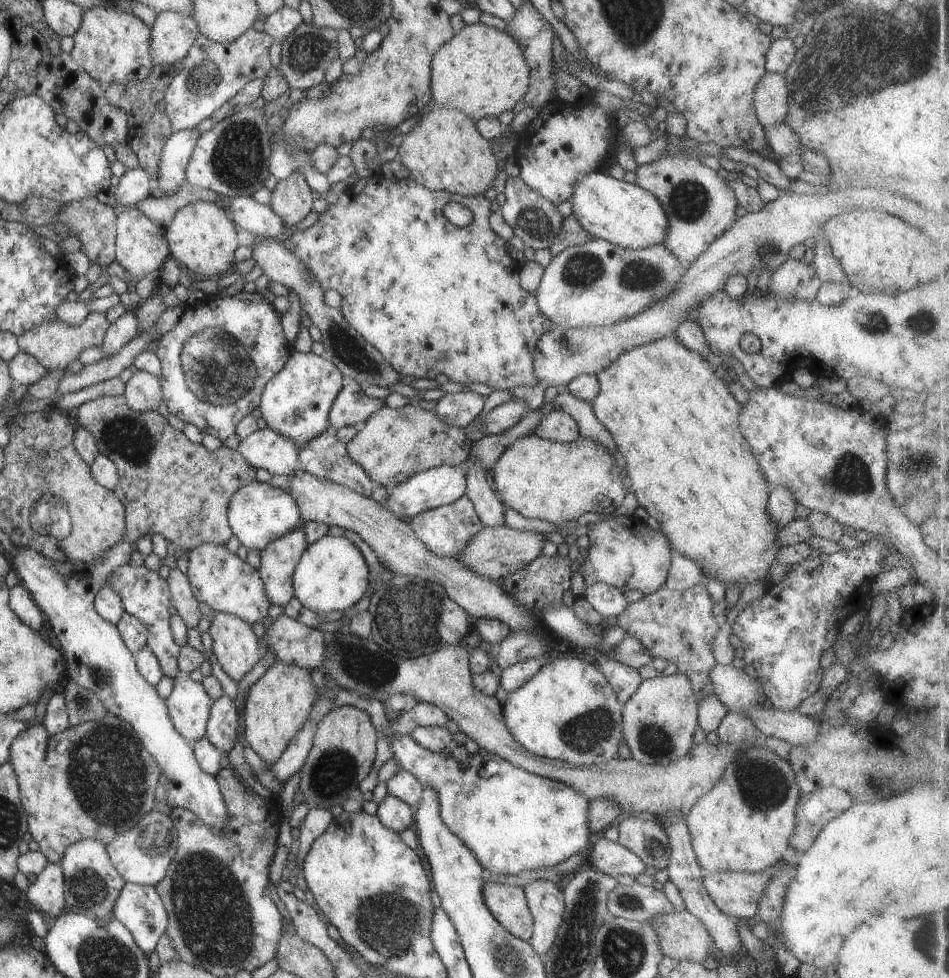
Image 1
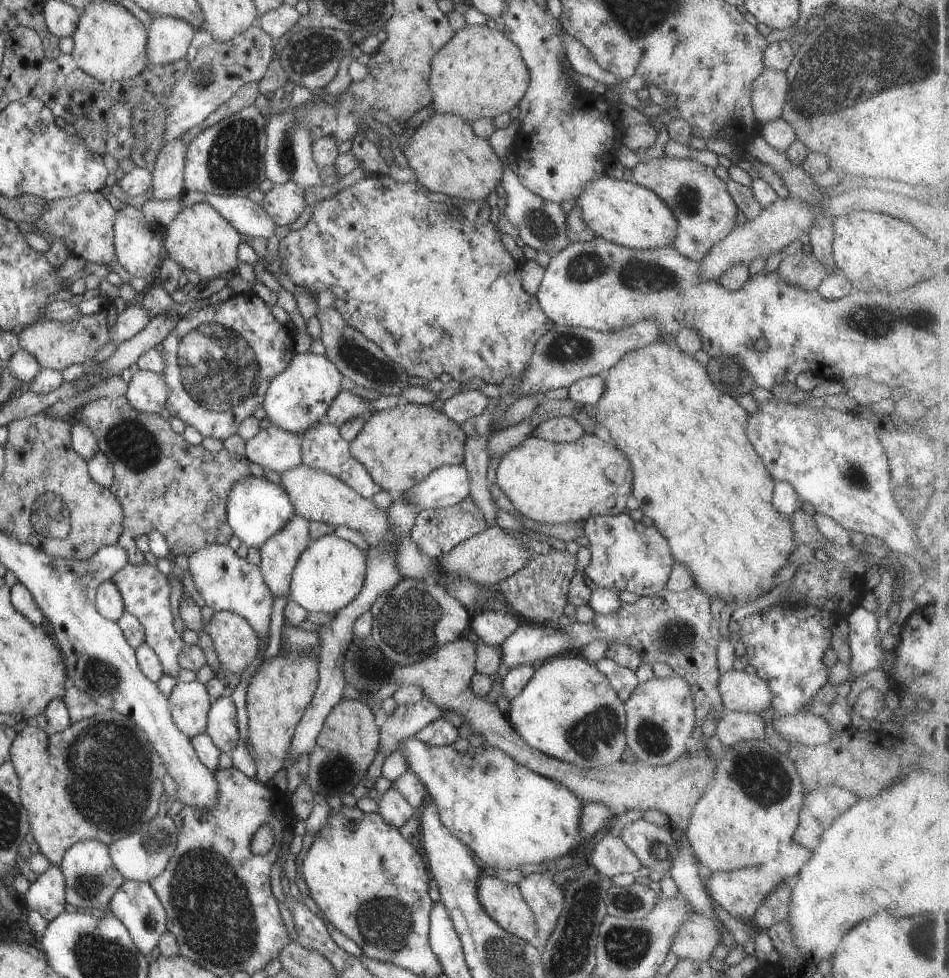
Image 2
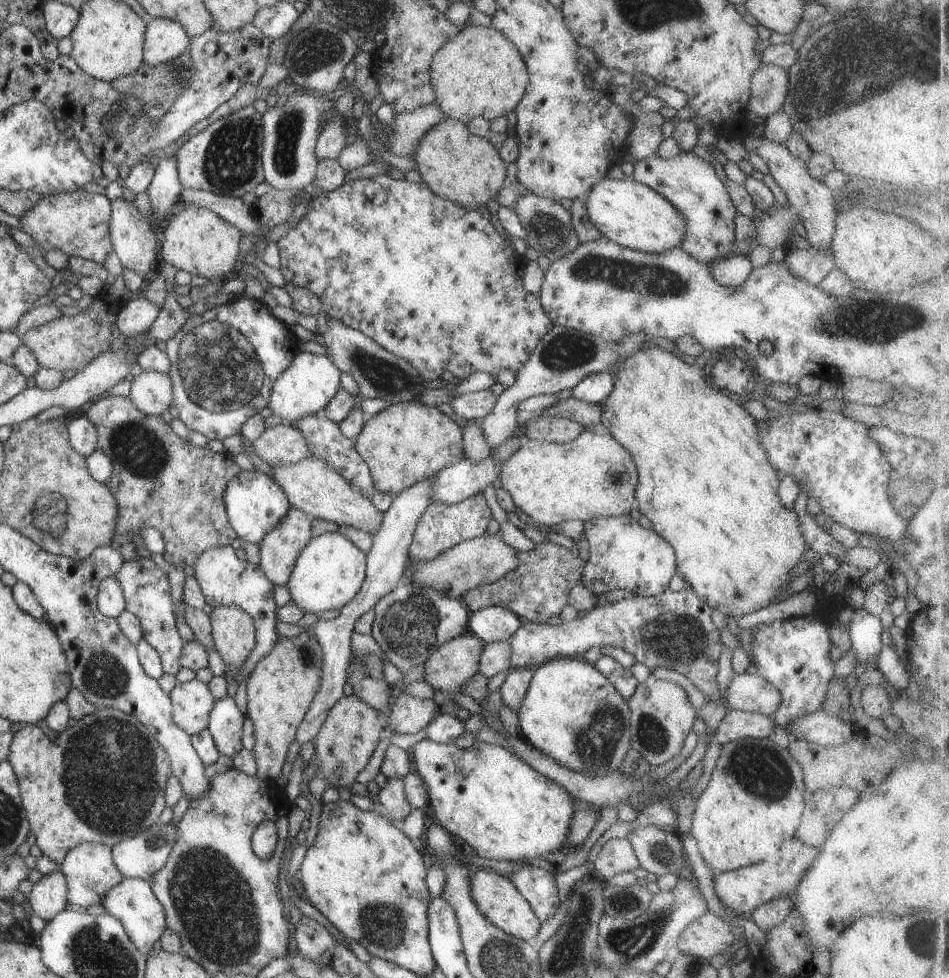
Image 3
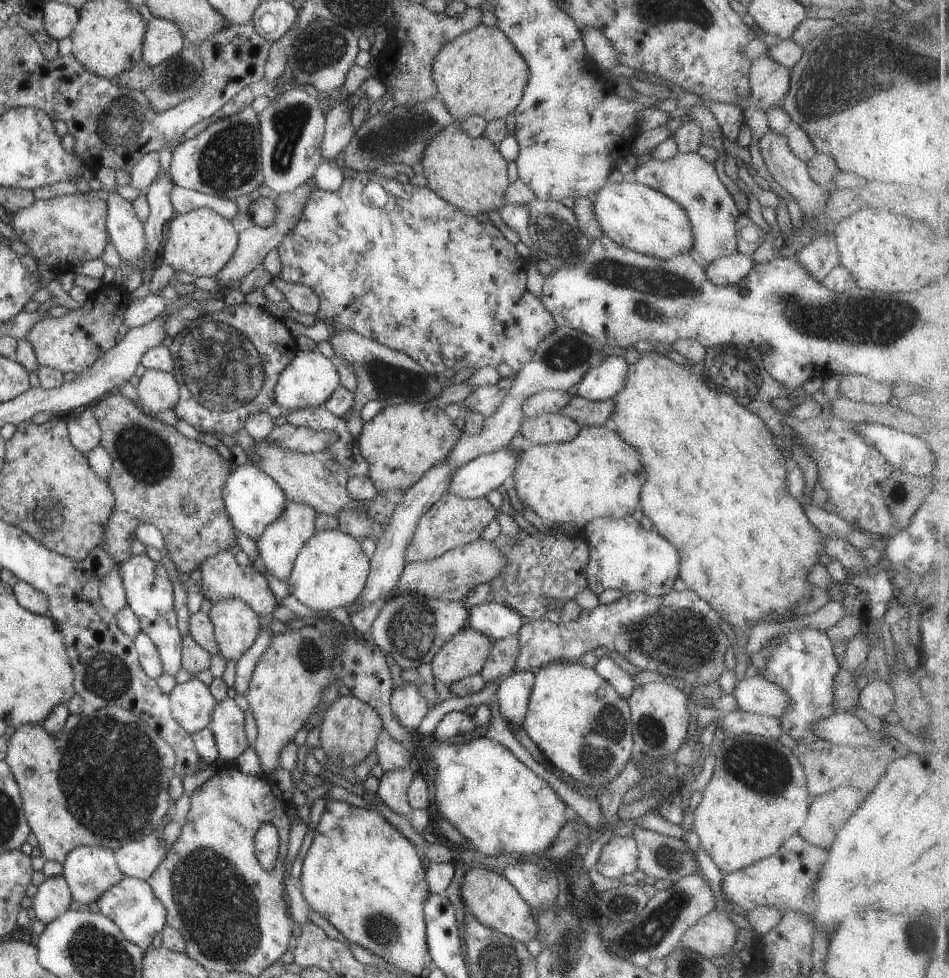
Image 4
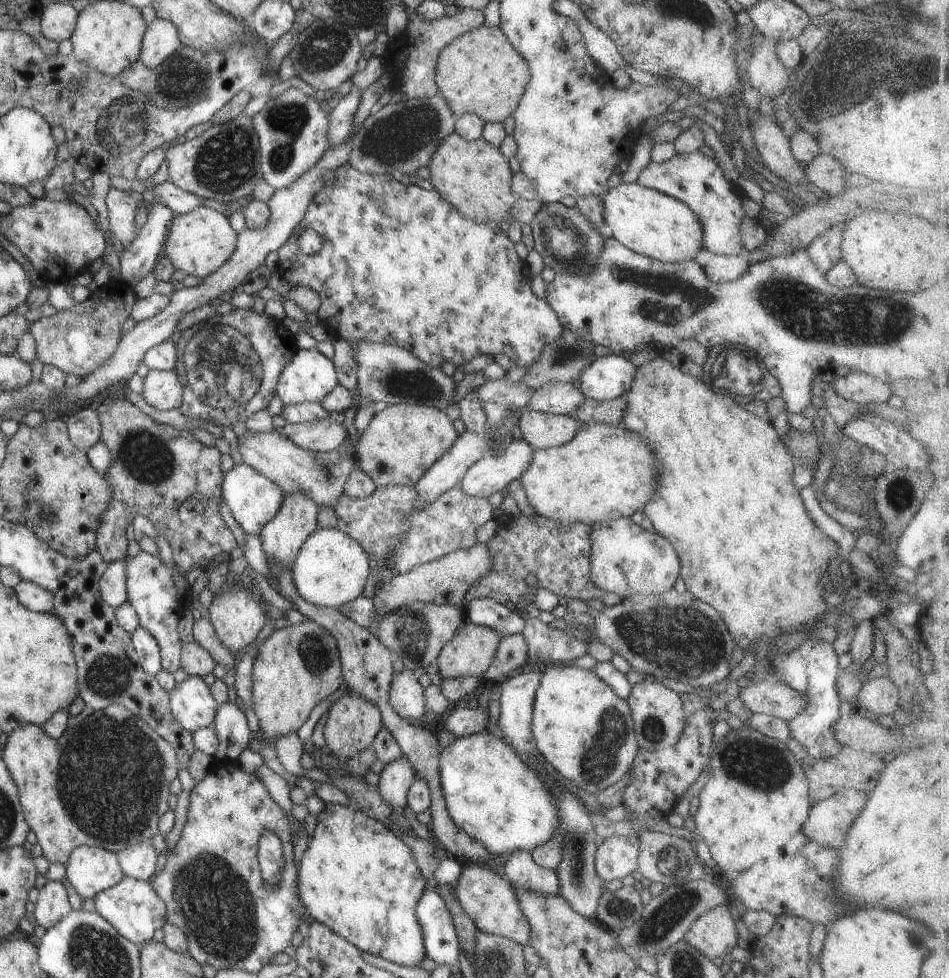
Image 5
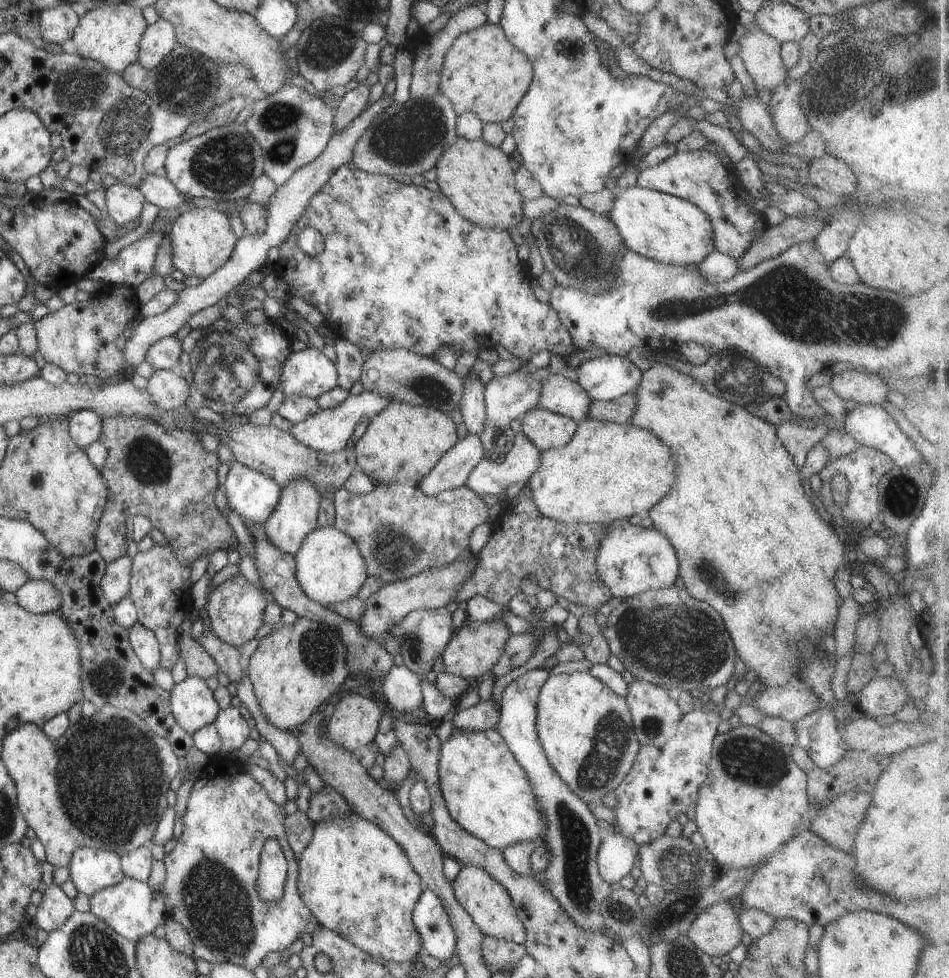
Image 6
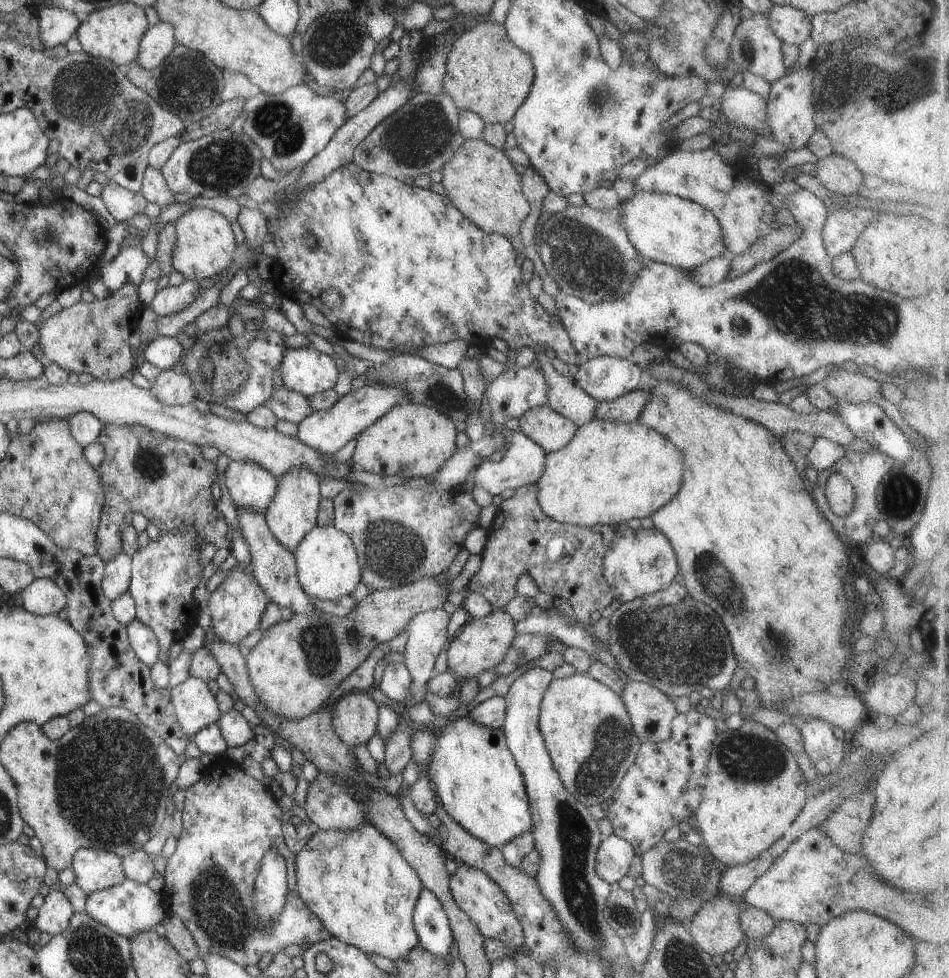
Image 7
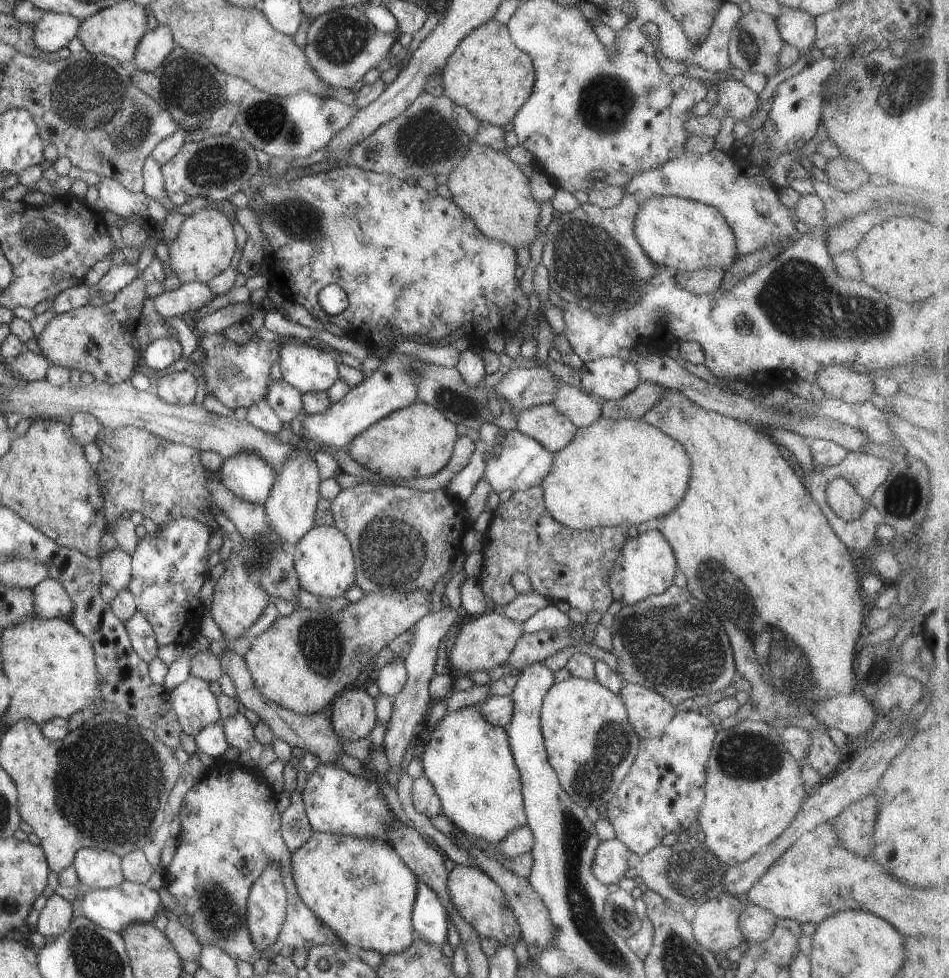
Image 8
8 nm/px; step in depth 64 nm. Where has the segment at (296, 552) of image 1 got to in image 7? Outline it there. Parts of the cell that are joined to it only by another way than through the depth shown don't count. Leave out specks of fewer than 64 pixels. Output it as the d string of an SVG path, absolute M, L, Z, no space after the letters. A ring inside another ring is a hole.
M294 467L278 480L275 497L267 506L264 520L269 533L287 551L293 553L303 536L307 535L316 526L316 515L320 500L318 477L305 468Z

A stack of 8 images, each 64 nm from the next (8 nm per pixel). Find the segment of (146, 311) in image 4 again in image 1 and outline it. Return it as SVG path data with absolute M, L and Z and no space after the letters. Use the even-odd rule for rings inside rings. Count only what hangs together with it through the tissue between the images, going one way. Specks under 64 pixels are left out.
M127 308L126 312L119 316L115 322L107 327L105 338L101 342L102 358L105 356L113 356L115 352L119 352L123 348L123 344L131 340L137 334L137 318L135 318L135 309Z

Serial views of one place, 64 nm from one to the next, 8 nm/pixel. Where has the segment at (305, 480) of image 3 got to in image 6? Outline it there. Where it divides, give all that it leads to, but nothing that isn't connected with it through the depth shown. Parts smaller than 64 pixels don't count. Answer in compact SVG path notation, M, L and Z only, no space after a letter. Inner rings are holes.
M246 423L245 425L239 427L237 429L233 429L229 426L226 429L221 429L218 427L216 427L216 428L217 428L217 430L213 430L213 431L210 428L203 429L202 431L199 431L198 435L200 436L201 432L203 432L203 431L207 431L211 435L214 435L219 440L219 443L224 442L225 444L227 444L227 446L229 447L229 449L233 453L234 461L236 461L237 463L240 463L241 465L247 466L248 468L251 468L252 470L255 470L256 472L259 472L260 474L263 474L264 476L267 476L268 478L271 478L281 488L285 487L286 485L289 485L292 482L292 478L293 479L304 479L304 480L308 480L308 482L312 485L312 488L317 493L320 494L320 498L325 497L323 495L325 495L326 493L334 493L334 491L337 491L338 489L340 489L343 485L343 482L357 468L354 449L351 448L351 446L344 447L342 450L334 451L333 453L323 453L322 451L313 451L311 448L302 446L297 440L295 440L295 438L293 438L293 436L290 436L288 434L288 432L282 432L281 430L278 430L277 428L275 428L272 425L257 427L257 426L251 425L250 423Z

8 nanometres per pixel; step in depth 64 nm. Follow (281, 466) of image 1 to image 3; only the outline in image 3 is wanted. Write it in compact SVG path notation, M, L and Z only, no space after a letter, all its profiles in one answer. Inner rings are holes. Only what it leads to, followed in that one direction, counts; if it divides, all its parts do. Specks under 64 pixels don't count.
M280 424L267 428L251 442L255 456L269 467L293 465L308 456L306 441L296 427Z

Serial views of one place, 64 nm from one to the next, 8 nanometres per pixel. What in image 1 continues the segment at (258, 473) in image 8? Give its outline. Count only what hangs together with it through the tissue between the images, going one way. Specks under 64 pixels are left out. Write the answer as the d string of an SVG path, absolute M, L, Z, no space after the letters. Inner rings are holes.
M253 480L233 492L233 496L229 498L229 504L227 504L226 515L232 534L247 550L261 550L271 540L287 534L302 524L295 500L289 496L287 491L257 480Z

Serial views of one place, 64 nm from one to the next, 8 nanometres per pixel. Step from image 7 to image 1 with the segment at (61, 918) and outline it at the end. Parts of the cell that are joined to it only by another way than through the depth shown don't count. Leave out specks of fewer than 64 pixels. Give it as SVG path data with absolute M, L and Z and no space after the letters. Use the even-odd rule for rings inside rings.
M48 862L25 892L28 903L37 912L43 912L50 918L58 917L66 909L60 864Z

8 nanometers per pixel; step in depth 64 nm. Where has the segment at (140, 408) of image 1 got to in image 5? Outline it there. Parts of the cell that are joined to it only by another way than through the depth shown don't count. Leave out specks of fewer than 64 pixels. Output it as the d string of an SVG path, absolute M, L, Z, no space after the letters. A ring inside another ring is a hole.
M149 370L143 378L141 396L152 409L170 410L180 406L182 386L173 370Z

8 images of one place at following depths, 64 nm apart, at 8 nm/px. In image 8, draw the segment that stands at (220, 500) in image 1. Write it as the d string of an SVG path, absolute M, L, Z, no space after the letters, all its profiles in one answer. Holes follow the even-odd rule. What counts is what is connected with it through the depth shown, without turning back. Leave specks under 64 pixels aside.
M102 427L95 438L102 460L95 466L98 488L103 496L105 528L98 541L100 555L118 548L113 537L116 520L125 511L136 511L157 527L165 527L177 518L189 518L206 525L210 535L220 530L212 511L211 496L206 488L213 472L203 468L200 451L173 443L136 427L107 429Z

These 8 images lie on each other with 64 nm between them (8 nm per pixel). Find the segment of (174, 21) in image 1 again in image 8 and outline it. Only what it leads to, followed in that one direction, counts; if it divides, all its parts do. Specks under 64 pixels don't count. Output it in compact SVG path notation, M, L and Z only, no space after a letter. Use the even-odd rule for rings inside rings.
M158 24L139 40L133 56L135 66L142 72L153 71L175 46L172 31L166 25Z

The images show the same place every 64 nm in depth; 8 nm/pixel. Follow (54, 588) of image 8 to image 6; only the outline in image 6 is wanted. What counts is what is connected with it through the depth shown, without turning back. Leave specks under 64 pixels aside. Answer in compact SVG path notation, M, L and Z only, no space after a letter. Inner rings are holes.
M28 579L13 594L24 610L34 614L55 612L60 604L59 594L44 581Z

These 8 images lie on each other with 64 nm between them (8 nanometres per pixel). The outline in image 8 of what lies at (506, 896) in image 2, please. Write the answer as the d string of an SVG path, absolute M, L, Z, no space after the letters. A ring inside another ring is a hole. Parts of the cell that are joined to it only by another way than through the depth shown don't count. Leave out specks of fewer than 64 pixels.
M473 865L455 867L448 873L446 886L450 900L458 915L468 923L481 938L497 940L501 945L514 949L520 940L520 927L511 913L504 893L480 869Z

